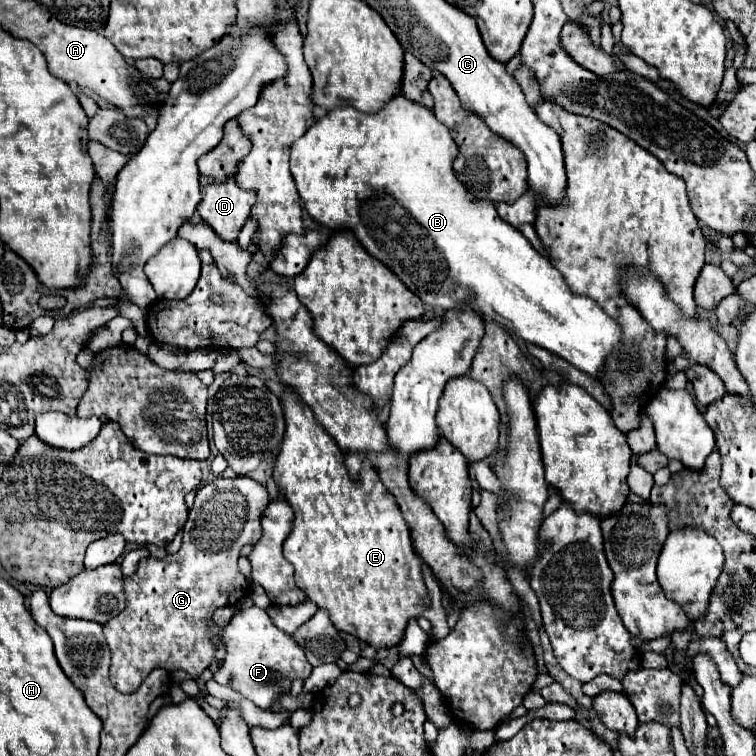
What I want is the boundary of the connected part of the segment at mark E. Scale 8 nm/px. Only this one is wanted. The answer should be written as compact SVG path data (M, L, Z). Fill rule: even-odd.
M285 386L283 394L281 394L281 406L283 406L283 414L285 414L285 434L283 434L283 442L279 448L279 454L275 458L275 468L273 468L273 480L277 482L283 498L287 498L289 506L293 508L295 520L293 520L293 530L287 536L285 544L283 544L283 556L287 558L287 562L293 564L295 568L295 582L297 586L307 594L309 600L313 600L319 608L327 608L331 622L335 624L337 630L347 632L357 636L359 640L375 646L375 648L383 648L383 646L395 646L401 642L401 636L405 632L407 626L407 618L419 618L423 614L423 608L429 604L429 594L427 588L423 584L421 578L421 566L419 566L419 556L413 552L413 542L411 542L411 534L409 534L409 526L403 520L403 514L395 502L395 498L385 490L385 486L379 480L377 470L371 466L371 462L363 462L359 478L353 480L349 478L347 466L343 462L343 452L339 450L339 446L335 446L335 440L327 434L327 430L323 430L323 426L319 426L315 422L315 416L311 414L311 410L307 406L303 406L303 402L299 402L299 396L291 390L291 386Z

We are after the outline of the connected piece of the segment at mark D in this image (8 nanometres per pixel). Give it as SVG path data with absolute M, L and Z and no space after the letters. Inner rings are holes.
M233 176L225 182L213 182L203 186L203 198L199 202L199 214L223 240L235 242L243 228L251 208L255 204L253 190L241 190Z

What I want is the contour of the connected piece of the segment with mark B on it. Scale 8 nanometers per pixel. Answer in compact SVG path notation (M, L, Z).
M399 92L375 114L363 114L357 108L339 106L339 108L329 110L323 118L317 118L309 126L309 130L299 140L295 140L293 146L291 146L291 174L295 178L297 192L299 192L301 200L303 200L303 204L305 204L307 212L311 214L311 218L315 218L317 222L329 226L331 230L339 230L343 226L343 228L355 232L355 236L367 248L367 252L373 254L377 260L385 262L385 266L389 266L409 290L419 294L419 298L423 300L425 306L435 308L435 310L441 310L441 308L443 310L453 310L457 306L469 306L475 312L481 312L485 318L491 318L493 322L499 322L509 332L523 338L525 342L545 348L545 350L557 354L559 358L567 360L569 364L573 364L581 372L597 378L601 374L601 368L607 364L607 358L623 342L621 326L609 314L605 314L605 310L599 304L595 304L593 298L571 292L571 288L567 286L561 272L545 256L541 256L519 230L515 230L513 226L507 226L507 222L503 222L499 218L499 214L497 214L495 206L491 206L491 202L471 202L471 198L467 198L467 190L463 190L463 184L455 178L455 174L451 170L451 162L453 162L455 156L457 156L457 146L455 146L455 142L451 138L451 132L435 120L435 116L433 116L433 112L429 108L419 106L417 102L409 100L403 92Z

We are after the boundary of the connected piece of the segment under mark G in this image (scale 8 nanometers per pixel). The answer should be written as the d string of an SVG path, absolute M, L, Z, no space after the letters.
M251 478L235 480L215 480L205 484L195 498L189 518L183 526L183 544L177 554L169 554L163 560L153 556L139 560L135 574L123 580L125 588L125 610L103 624L105 640L111 648L111 682L119 692L135 692L143 678L153 668L165 668L169 672L185 670L197 678L211 662L215 662L215 646L211 640L211 616L223 606L237 604L249 594L249 580L239 572L237 558L245 544L255 544L261 538L261 516L267 504L271 502L263 484L257 484Z

